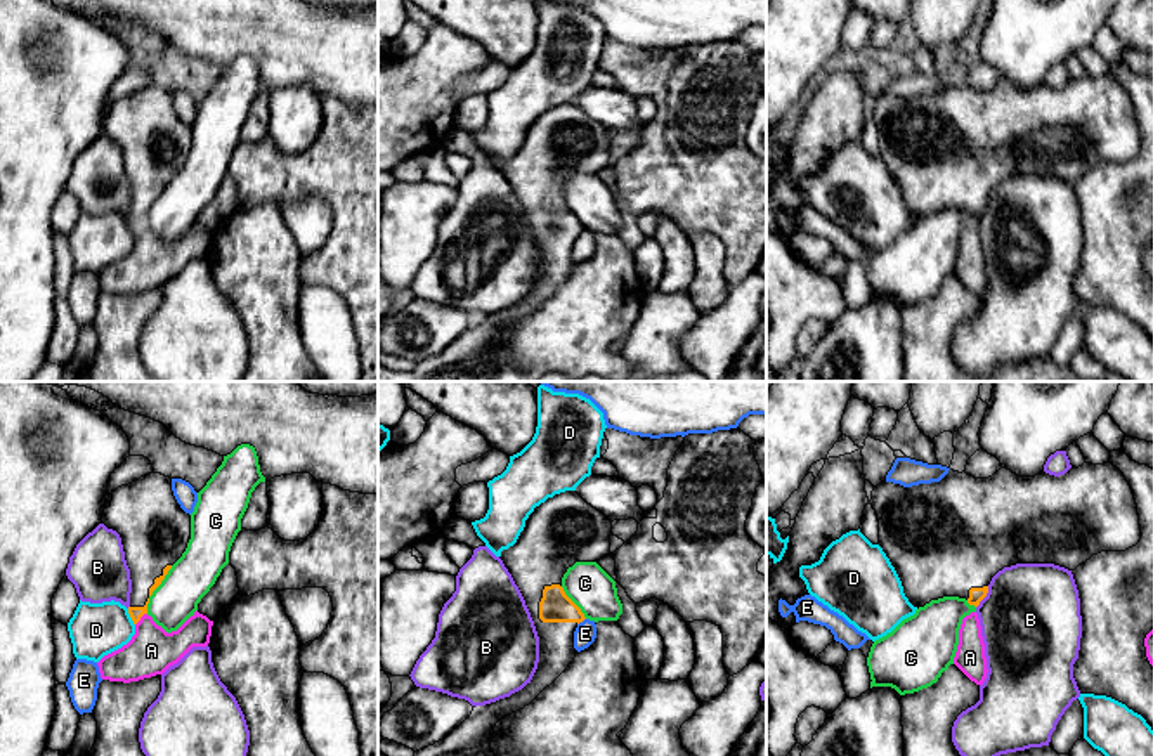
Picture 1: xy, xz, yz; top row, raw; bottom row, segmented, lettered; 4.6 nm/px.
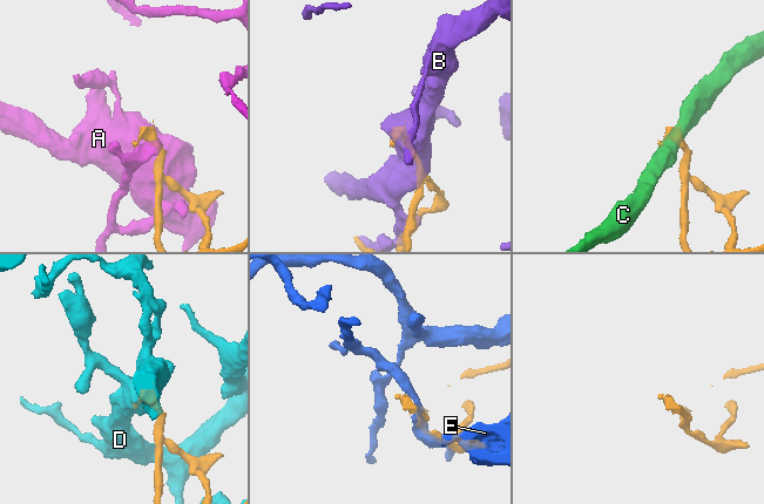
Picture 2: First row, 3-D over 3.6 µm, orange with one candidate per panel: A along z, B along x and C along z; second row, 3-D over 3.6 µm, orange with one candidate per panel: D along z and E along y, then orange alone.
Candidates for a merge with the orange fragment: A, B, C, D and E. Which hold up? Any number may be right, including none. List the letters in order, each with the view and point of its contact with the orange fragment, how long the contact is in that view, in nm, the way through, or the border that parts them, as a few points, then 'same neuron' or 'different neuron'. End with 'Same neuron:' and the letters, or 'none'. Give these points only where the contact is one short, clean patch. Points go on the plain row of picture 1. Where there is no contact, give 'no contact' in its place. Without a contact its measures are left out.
A: xy (139, 231) | 80 nm | different neuron
B: yz (983, 208) | 120 nm | different neuron
C: xy (155, 200) | 260 nm | along xy (172, 177), (149, 208), (146, 224) | different neuron
D: xy (130, 228) | 90 nm | different neuron
E: xz (581, 233) | 50 nm | different neuron
Same neuron: none

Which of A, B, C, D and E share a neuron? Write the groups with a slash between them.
A / B / C / D / E

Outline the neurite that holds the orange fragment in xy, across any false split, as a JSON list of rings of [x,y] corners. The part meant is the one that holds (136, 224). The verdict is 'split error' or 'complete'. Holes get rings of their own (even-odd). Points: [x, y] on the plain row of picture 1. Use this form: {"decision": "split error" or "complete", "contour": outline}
{"decision": "split error", "contour": [[[149,85],[107,109],[102,135],[120,146],[130,180],[128,225],[137,236],[153,203],[182,168],[191,151],[191,127],[177,114],[172,90]]]}

